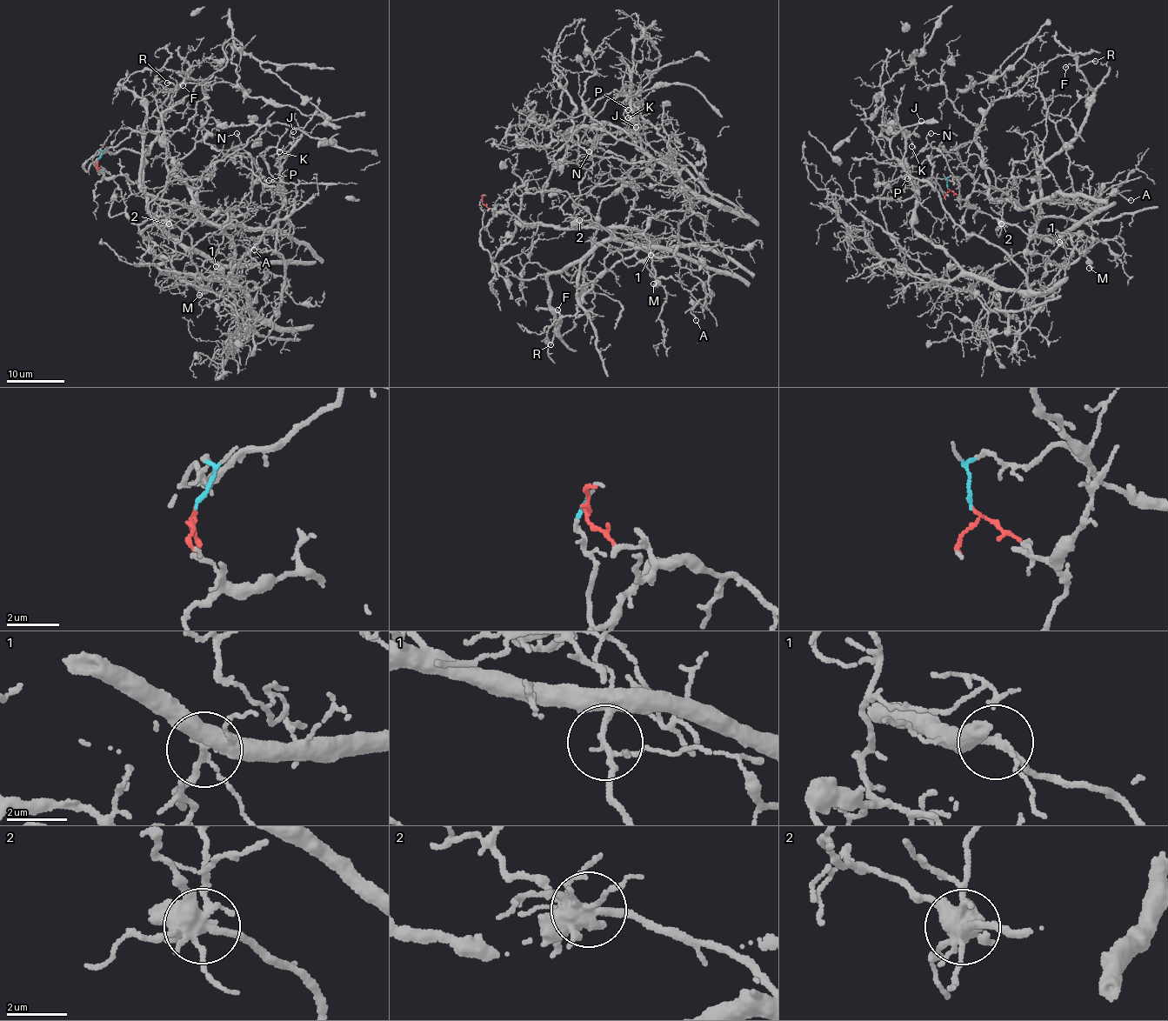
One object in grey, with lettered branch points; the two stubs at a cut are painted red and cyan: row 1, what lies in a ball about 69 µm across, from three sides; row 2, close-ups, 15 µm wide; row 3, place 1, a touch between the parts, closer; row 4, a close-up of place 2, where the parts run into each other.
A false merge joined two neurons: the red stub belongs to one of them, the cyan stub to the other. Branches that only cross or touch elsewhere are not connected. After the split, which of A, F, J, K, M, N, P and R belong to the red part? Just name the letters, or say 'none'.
J, K, P

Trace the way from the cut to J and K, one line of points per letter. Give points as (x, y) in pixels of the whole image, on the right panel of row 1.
J: (948, 188), (1031, 209), (1026, 302), (1006, 254), (906, 172), (921, 121)
K: (948, 188), (1031, 209), (1026, 302), (1006, 254), (906, 172), (911, 146)

